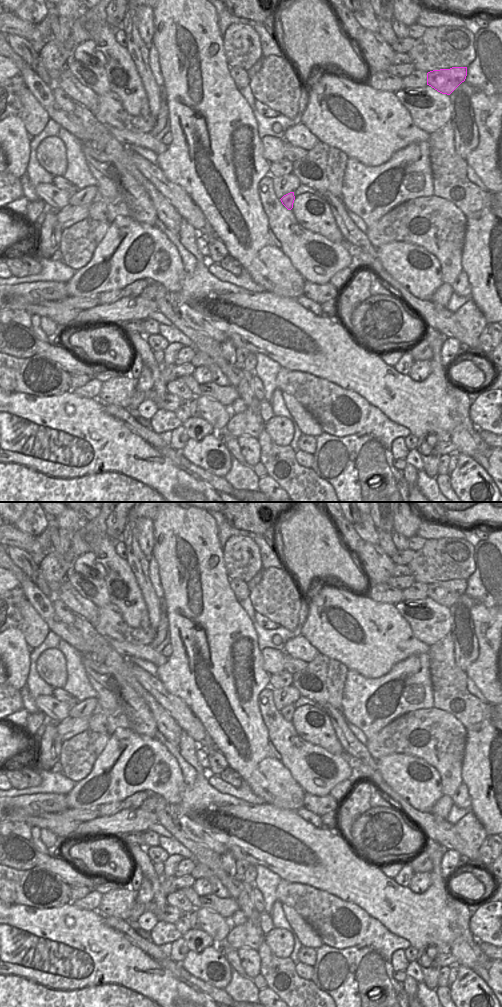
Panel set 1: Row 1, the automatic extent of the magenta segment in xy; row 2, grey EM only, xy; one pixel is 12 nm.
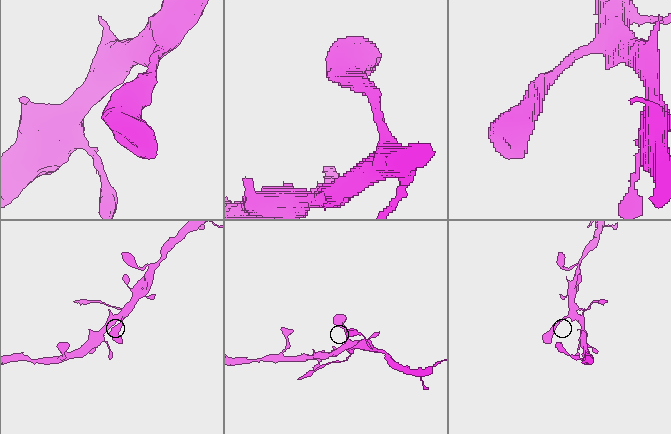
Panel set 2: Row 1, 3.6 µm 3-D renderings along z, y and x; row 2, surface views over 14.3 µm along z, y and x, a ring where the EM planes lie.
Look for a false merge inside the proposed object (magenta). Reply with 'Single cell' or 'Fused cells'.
Single cell.

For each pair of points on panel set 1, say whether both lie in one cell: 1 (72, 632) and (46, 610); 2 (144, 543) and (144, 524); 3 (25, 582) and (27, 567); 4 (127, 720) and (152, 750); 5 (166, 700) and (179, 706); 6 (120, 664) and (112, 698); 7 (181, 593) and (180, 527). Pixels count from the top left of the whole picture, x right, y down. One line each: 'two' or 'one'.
1: one
2: one
3: two
4: two
5: one
6: two
7: one

